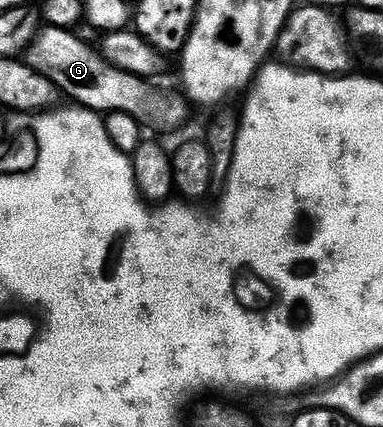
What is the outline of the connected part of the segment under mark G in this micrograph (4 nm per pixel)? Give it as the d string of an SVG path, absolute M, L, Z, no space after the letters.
M43 27L24 53L24 60L30 68L50 80L61 95L63 92L74 99L71 101L75 105L91 108L99 114L132 114L139 124L158 132L174 132L189 118L191 105L185 95L161 92L150 85L153 83L149 79L113 68L95 45L93 48L74 35L78 34L64 28Z

